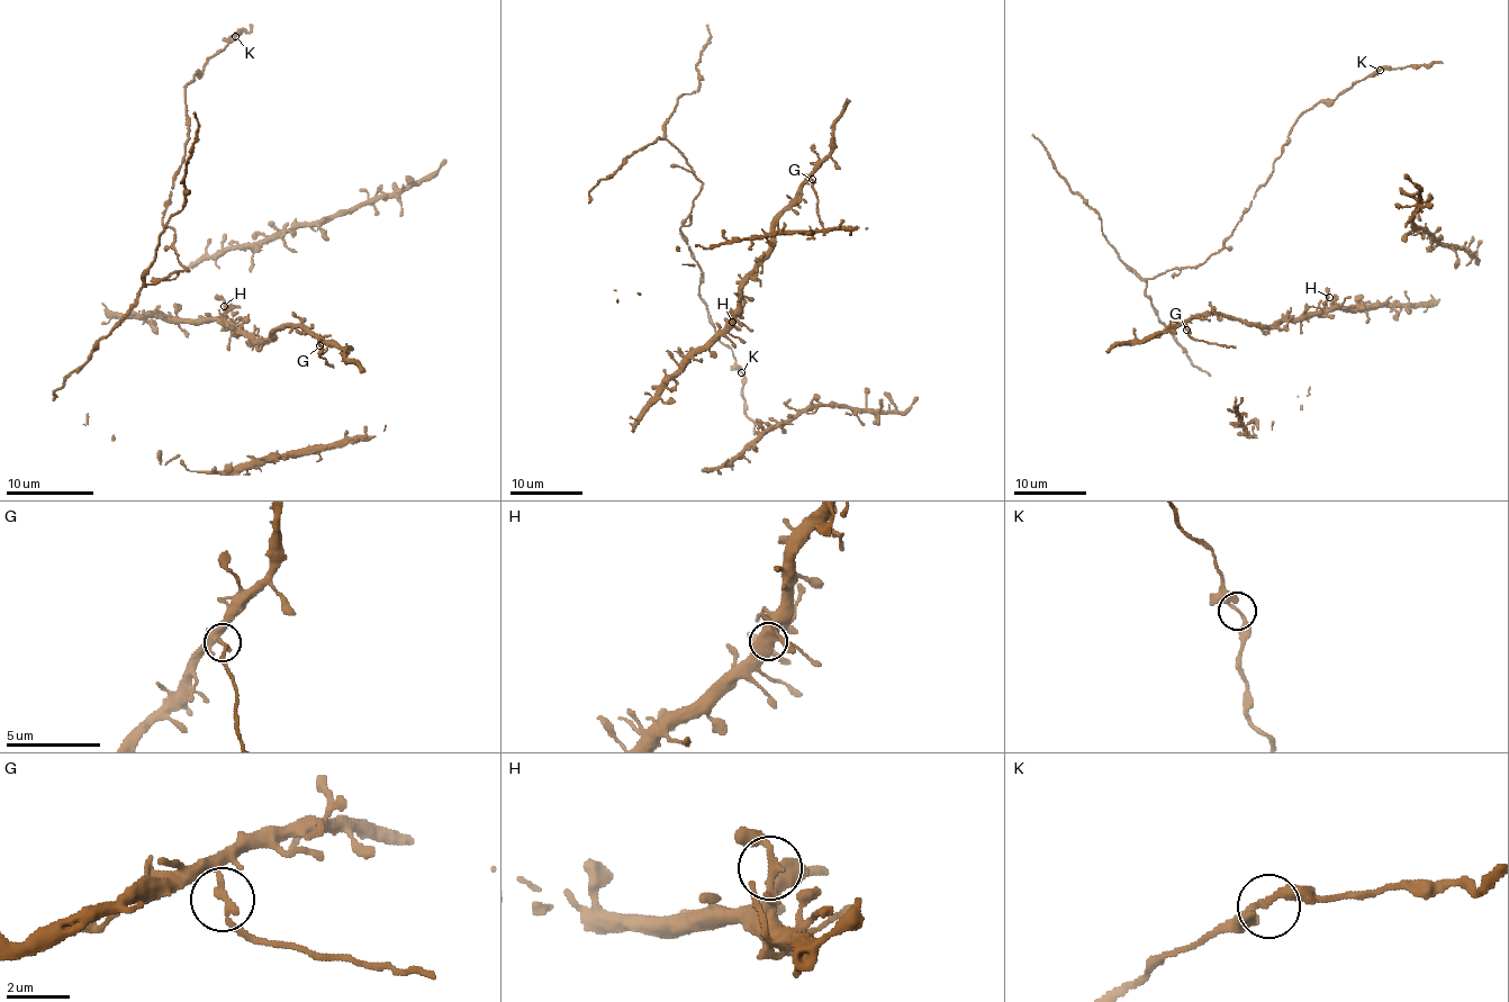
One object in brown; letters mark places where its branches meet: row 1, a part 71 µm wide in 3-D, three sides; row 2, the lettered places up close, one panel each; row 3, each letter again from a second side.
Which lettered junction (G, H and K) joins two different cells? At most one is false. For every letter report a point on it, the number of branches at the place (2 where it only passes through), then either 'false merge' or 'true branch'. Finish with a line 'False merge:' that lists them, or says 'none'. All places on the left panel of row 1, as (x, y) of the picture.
G: place (319, 345); branches 2; false merge
H: place (224, 306); branches 2; true branch
K: place (235, 36); branches 2; true branch
False merge: G

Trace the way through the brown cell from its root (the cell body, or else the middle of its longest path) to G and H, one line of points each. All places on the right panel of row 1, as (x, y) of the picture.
G: (1286, 318), (1271, 326), (1257, 326), (1219, 315), (1195, 315), (1186, 324), (1186, 330)
H: (1286, 318), (1318, 315), (1329, 297)

